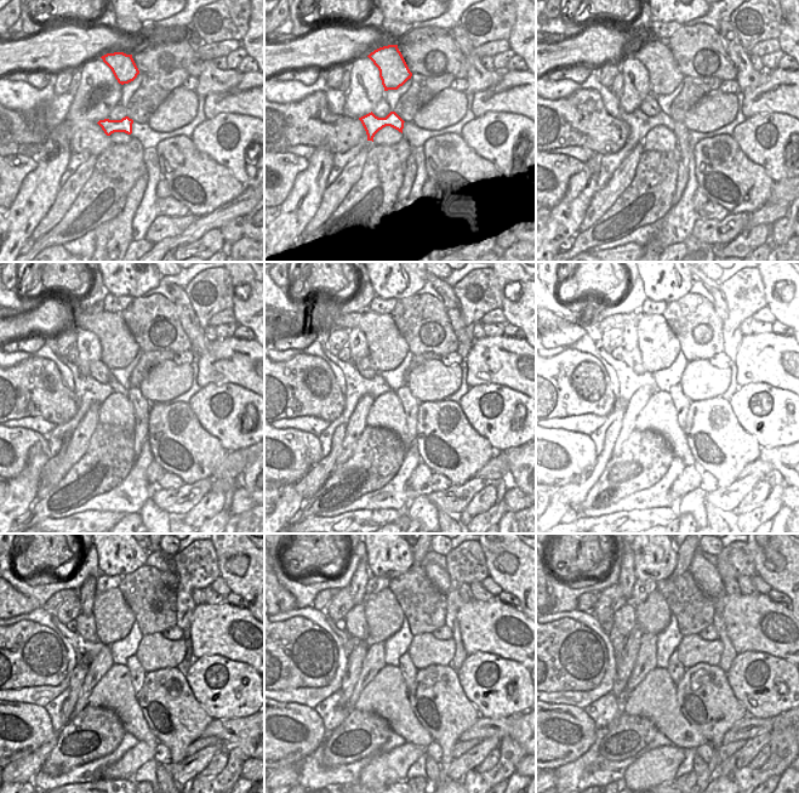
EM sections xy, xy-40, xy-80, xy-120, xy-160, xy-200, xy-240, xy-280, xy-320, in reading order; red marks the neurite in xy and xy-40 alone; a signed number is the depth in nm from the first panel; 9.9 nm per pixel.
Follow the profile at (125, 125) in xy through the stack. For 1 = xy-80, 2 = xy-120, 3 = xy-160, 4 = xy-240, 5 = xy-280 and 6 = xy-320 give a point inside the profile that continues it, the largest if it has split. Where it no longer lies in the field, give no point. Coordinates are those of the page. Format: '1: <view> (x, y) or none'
1: xy-80 (644, 124)
2: xy-120 (86, 388)
3: xy-160 (387, 348)
4: xy-240 (114, 619)
5: xy-280 (384, 616)
6: xy-320 (652, 615)

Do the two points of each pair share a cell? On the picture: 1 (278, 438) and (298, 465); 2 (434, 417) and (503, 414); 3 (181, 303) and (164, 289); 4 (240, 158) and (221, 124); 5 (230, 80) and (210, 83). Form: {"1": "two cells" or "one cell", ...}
{"1": "one cell", "2": "two cells", "3": "two cells", "4": "one cell", "5": "one cell"}

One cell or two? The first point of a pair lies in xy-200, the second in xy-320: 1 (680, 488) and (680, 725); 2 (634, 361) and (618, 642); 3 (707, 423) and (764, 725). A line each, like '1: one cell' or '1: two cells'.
1: two cells
2: two cells
3: two cells

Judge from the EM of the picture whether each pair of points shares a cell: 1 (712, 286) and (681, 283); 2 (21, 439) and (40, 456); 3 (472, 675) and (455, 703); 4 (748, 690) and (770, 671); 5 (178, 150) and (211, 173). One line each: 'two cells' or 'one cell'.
1: two cells
2: two cells
3: two cells
4: one cell
5: one cell

